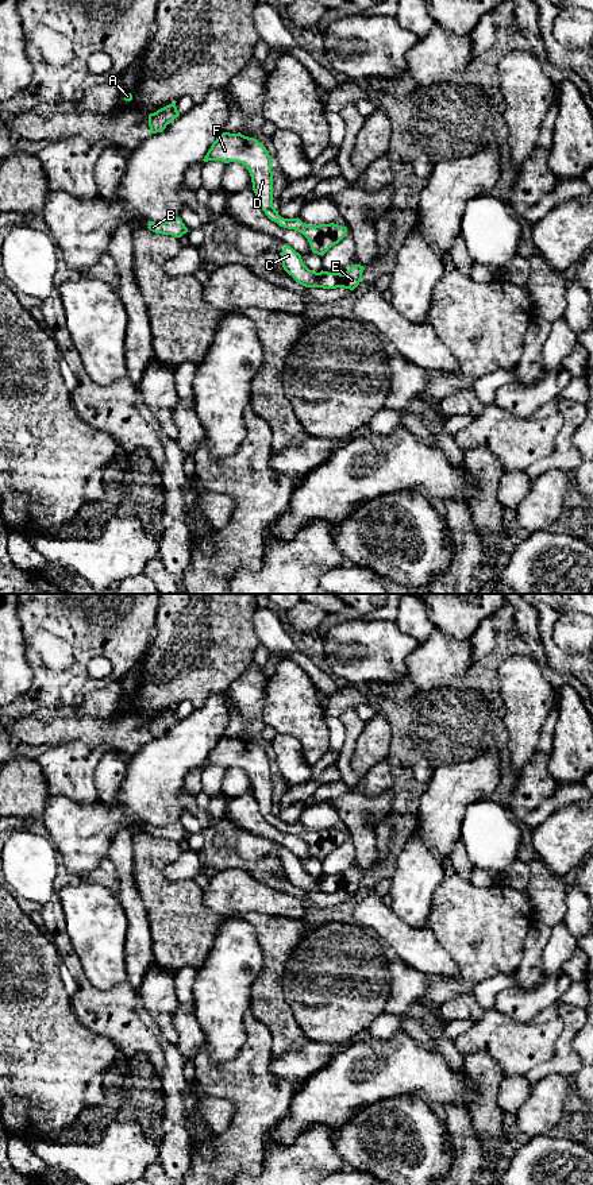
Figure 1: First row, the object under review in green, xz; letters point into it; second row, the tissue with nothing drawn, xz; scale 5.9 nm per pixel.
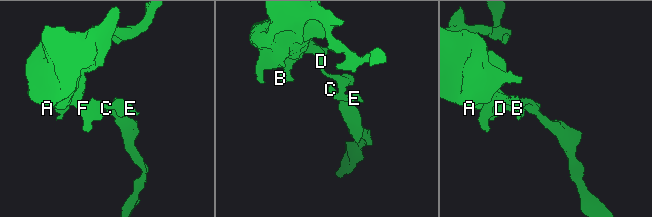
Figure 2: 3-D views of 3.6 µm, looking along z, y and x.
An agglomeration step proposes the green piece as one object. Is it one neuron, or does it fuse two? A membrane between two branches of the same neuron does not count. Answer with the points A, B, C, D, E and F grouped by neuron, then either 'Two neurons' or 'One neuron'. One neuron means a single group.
Groups: A B D E F / C. Two neurons

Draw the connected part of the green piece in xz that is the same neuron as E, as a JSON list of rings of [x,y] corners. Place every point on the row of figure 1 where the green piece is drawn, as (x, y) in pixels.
[[[353,265],[343,274],[328,273],[328,271],[321,270],[319,273],[321,277],[320,287],[323,287],[323,289],[343,287],[343,289],[354,290],[362,279],[363,270],[365,270],[365,267],[361,265]]]

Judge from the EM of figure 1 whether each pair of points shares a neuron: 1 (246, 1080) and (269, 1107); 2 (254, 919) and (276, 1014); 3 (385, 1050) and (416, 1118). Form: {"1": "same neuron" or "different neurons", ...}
{"1": "same neuron", "2": "same neuron", "3": "different neurons"}

